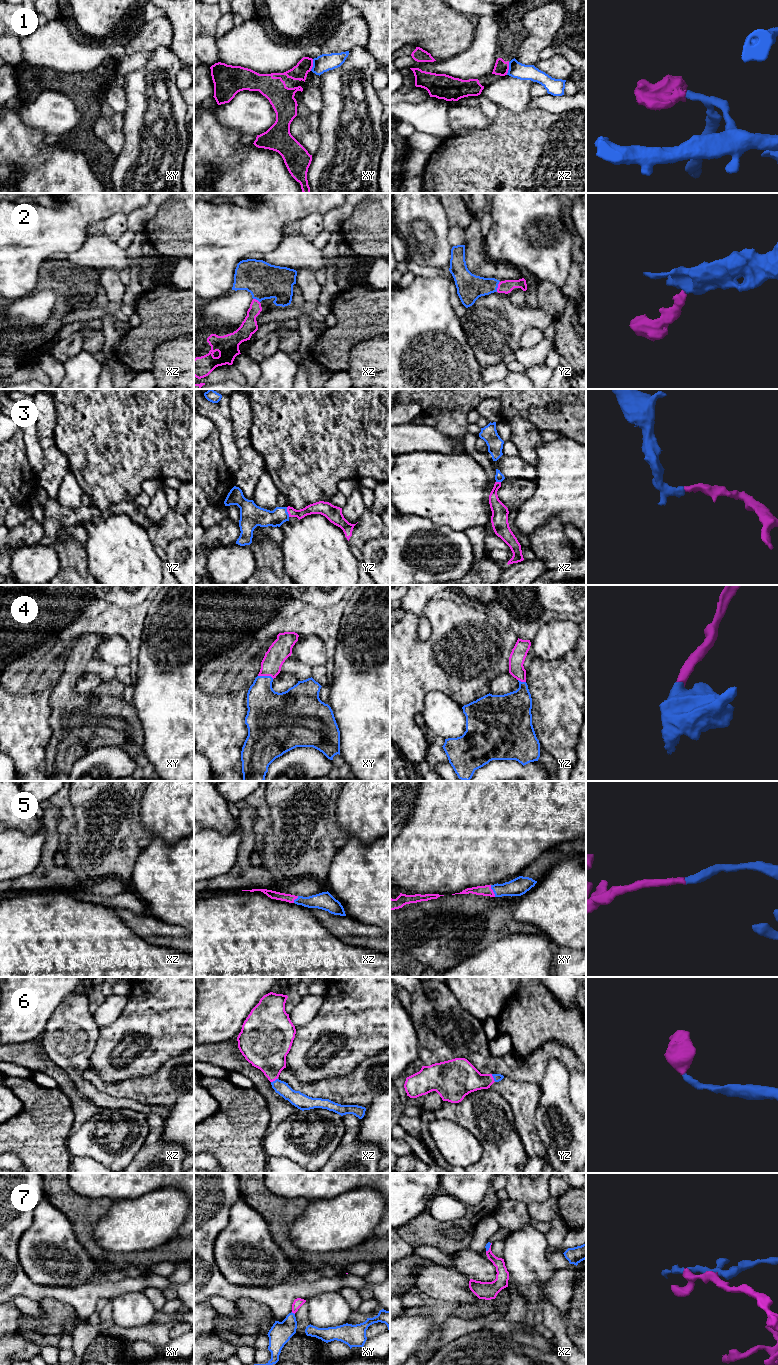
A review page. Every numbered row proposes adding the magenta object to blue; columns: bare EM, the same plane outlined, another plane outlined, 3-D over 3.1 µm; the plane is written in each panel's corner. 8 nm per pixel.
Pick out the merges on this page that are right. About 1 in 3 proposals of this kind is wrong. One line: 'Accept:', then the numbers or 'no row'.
Accept: 2, 3, 4, 5, 6

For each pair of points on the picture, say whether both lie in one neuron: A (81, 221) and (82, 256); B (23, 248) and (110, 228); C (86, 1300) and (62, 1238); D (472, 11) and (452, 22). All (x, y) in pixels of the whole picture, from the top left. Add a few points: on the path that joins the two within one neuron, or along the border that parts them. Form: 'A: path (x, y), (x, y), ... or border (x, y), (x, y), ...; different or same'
A: border (90, 231), (84, 243), (78, 249), (68, 254); different
B: border (126, 214), (111, 214), (105, 220); different
C: border (89, 1280), (76, 1286), (57, 1287); different
D: border (455, 10), (472, 18); different

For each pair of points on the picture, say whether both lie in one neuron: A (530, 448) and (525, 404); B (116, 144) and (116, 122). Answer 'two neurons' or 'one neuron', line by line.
A: two neurons
B: one neuron

